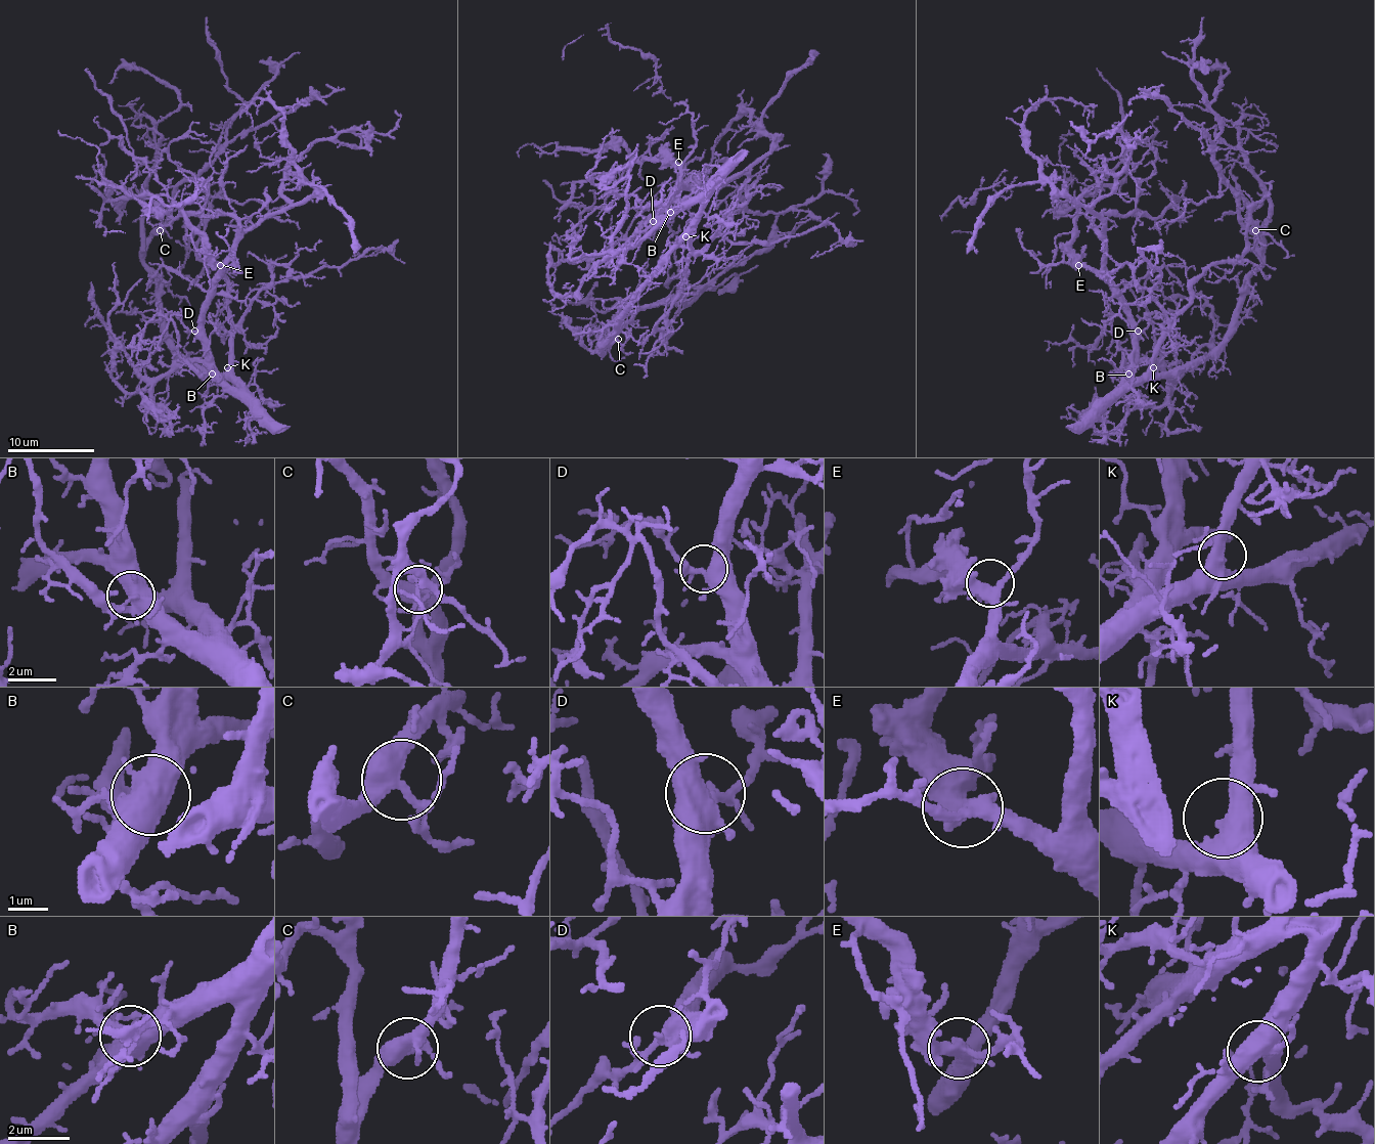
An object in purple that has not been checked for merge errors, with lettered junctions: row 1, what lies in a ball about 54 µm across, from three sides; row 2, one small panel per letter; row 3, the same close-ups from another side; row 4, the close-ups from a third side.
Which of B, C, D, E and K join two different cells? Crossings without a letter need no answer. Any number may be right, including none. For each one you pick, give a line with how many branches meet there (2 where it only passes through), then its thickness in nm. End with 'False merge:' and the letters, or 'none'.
False merge: none

